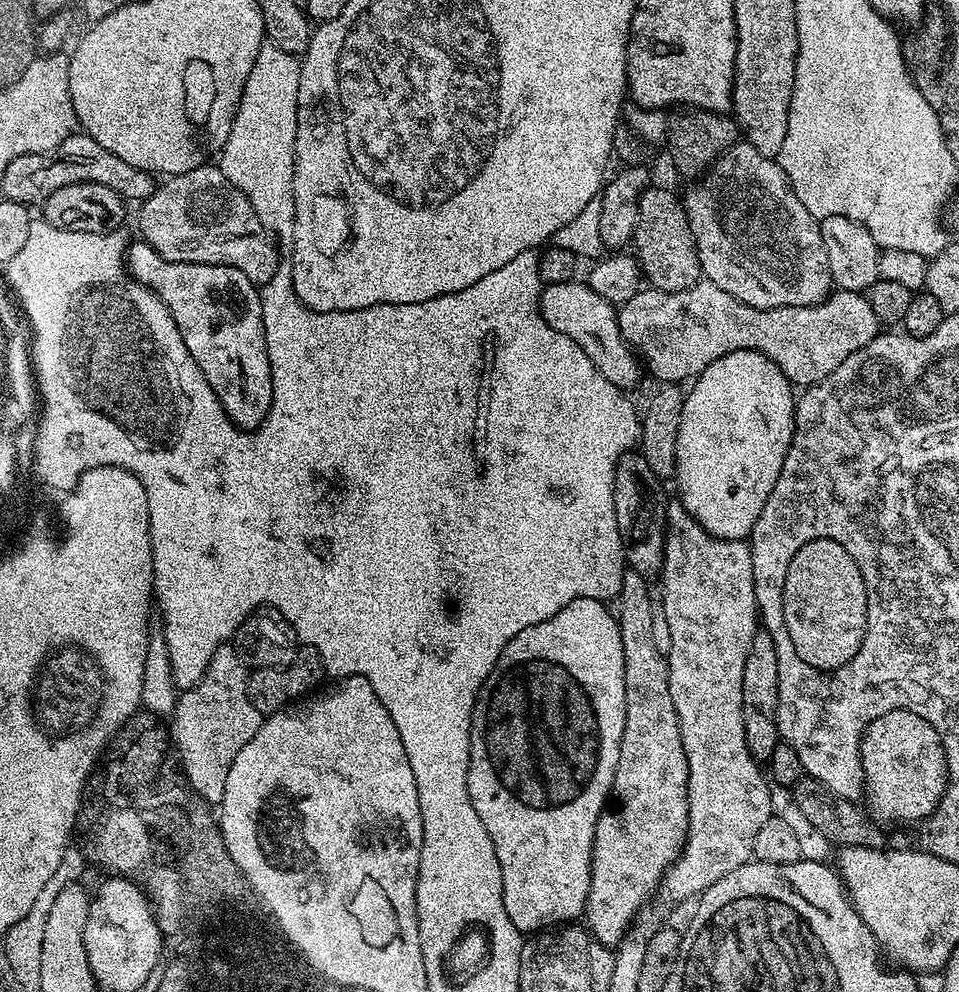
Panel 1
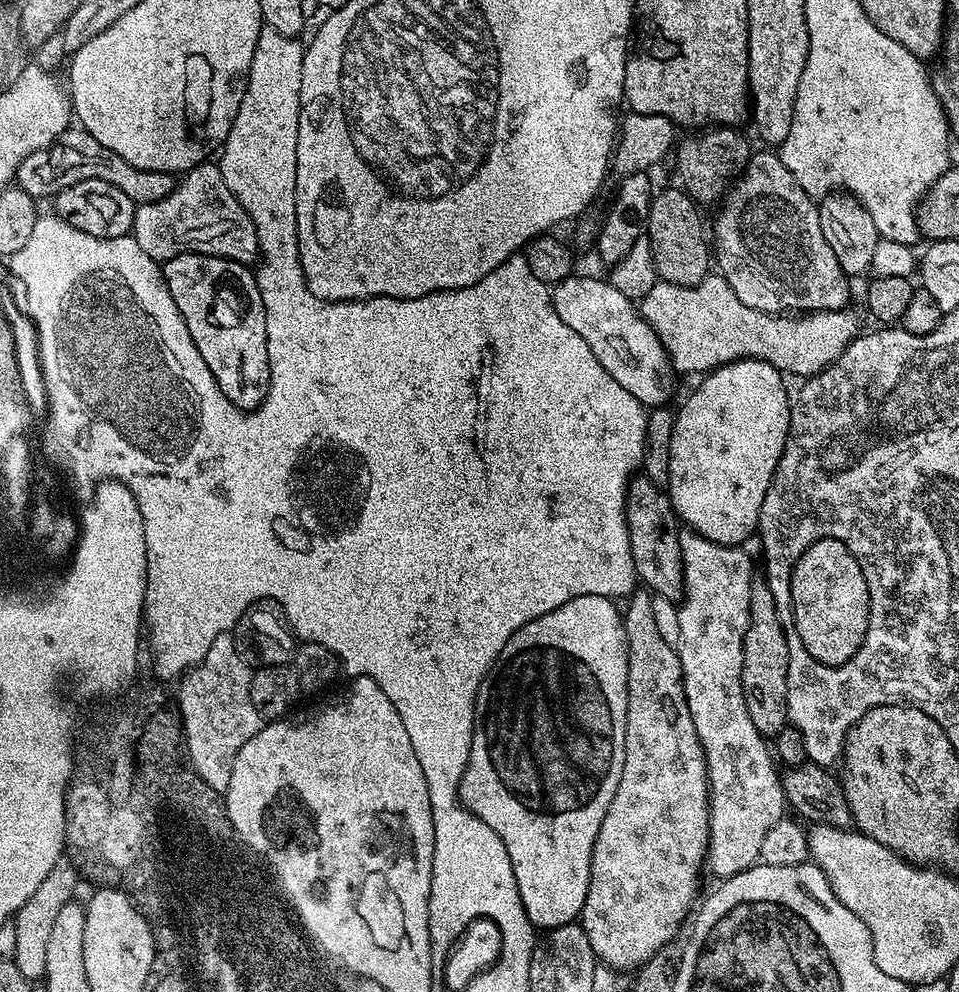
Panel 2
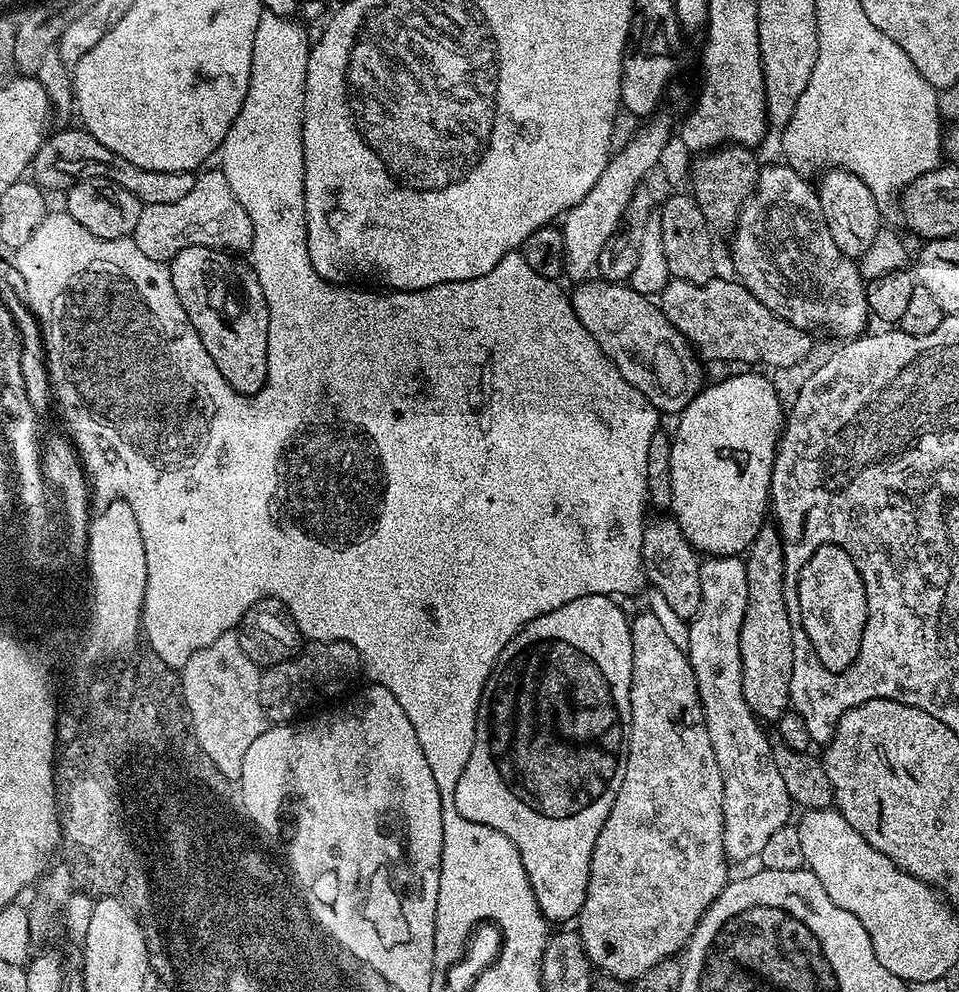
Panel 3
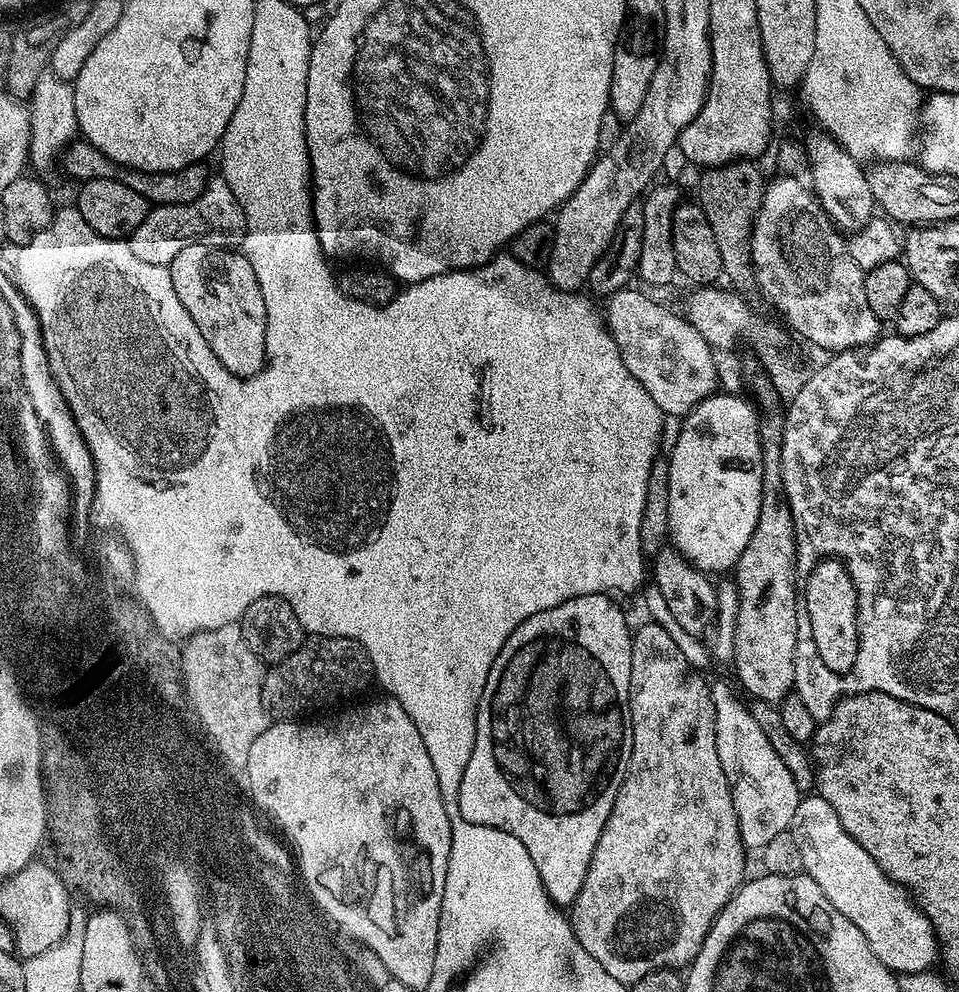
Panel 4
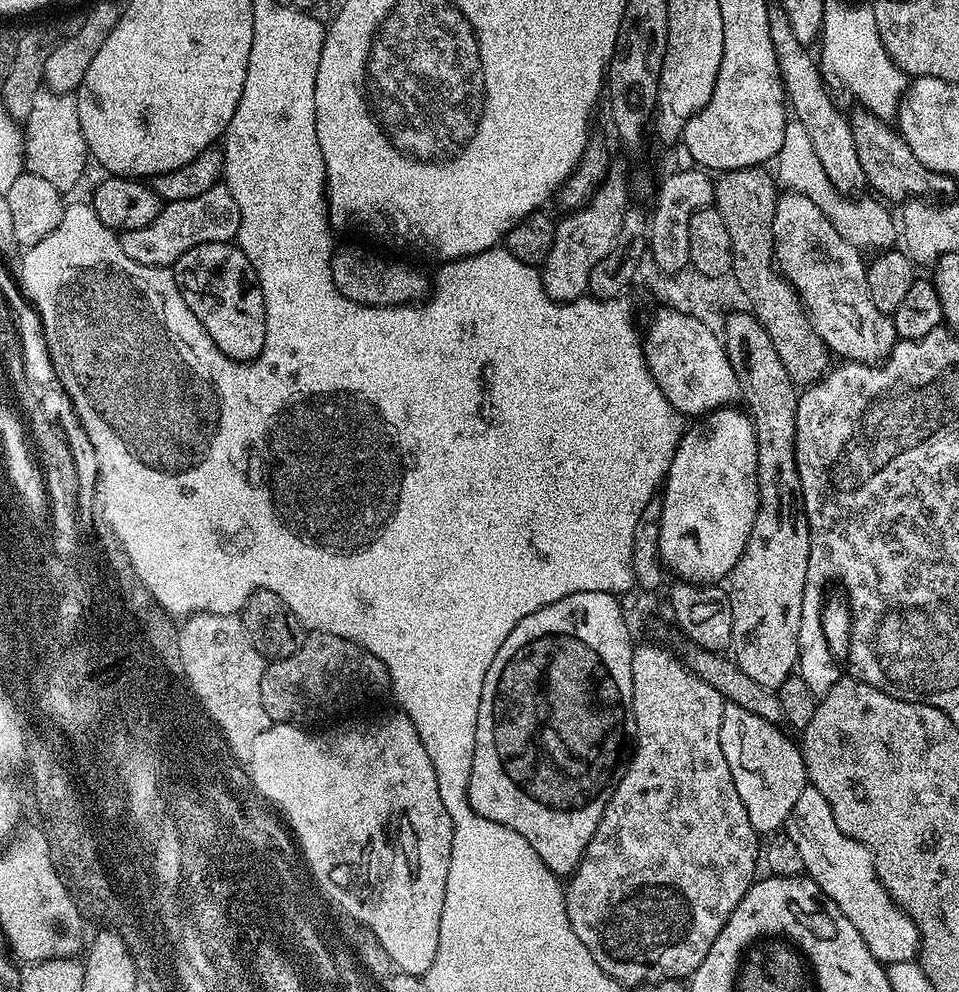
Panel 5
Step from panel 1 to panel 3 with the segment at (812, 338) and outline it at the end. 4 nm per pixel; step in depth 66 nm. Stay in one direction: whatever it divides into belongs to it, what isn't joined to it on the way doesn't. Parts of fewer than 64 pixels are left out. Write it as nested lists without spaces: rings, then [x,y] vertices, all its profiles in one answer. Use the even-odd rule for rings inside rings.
[[[713,278],[710,282],[705,284],[691,284],[685,280],[669,279],[668,285],[663,288],[658,297],[658,305],[661,311],[664,312],[666,319],[668,319],[674,327],[676,327],[681,334],[688,339],[688,343],[692,345],[693,349],[705,361],[708,360],[737,360],[740,366],[760,366],[756,364],[769,364],[772,368],[792,368],[795,364],[800,364],[808,356],[808,351],[812,348],[812,340],[808,337],[809,333],[805,329],[794,326],[790,322],[786,322],[780,316],[775,316],[770,310],[766,310],[766,306],[762,306],[762,302],[758,302],[758,298],[754,298],[754,294],[750,294],[750,290],[746,290],[743,284],[737,282],[735,279],[720,280],[720,278]]]

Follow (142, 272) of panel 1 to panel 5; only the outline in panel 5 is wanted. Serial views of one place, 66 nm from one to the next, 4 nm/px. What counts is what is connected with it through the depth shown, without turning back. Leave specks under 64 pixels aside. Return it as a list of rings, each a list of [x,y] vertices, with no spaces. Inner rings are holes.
[[[210,242],[199,244],[182,254],[170,268],[174,282],[194,314],[196,323],[206,330],[209,341],[232,360],[247,362],[259,356],[266,338],[266,306],[260,289],[260,279],[250,258],[235,243]]]

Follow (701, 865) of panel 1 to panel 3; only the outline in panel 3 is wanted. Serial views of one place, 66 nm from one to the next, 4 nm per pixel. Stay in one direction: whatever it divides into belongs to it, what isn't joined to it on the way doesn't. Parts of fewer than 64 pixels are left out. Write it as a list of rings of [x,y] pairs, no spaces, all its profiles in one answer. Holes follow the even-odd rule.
[[[708,556],[700,562],[702,602],[698,614],[692,617],[689,628],[688,660],[694,670],[699,688],[700,701],[704,707],[706,730],[710,730],[710,746],[714,746],[714,758],[718,758],[718,770],[722,770],[724,783],[724,849],[729,861],[752,860],[760,855],[762,846],[783,824],[789,823],[788,816],[794,811],[790,794],[786,794],[786,782],[778,774],[772,757],[773,741],[763,732],[761,721],[750,710],[742,694],[742,654],[740,635],[742,618],[746,618],[748,583],[746,566],[740,556]]]

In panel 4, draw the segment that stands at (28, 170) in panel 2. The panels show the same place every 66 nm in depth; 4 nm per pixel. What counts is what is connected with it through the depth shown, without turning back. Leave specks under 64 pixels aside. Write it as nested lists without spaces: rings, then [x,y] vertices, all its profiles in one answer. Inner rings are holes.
[[[78,140],[70,144],[68,151],[62,157],[62,166],[67,172],[78,178],[79,181],[92,180],[96,178],[118,179],[132,190],[142,194],[151,205],[160,207],[162,205],[188,205],[195,198],[200,197],[208,185],[210,171],[205,163],[192,164],[180,171],[138,171],[136,169],[121,169],[112,159],[108,158],[100,150],[85,140]]]

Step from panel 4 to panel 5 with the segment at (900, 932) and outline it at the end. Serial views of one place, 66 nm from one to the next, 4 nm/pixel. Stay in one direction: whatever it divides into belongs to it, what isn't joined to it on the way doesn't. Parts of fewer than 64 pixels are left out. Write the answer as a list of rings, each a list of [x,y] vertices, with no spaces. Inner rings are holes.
[[[805,786],[798,802],[794,802],[786,834],[790,842],[798,845],[808,879],[813,880],[830,897],[834,906],[838,906],[838,910],[842,910],[850,922],[854,922],[854,930],[862,934],[862,942],[866,942],[870,954],[874,954],[876,960],[887,966],[894,962],[917,959],[920,931],[916,929],[915,922],[892,901],[876,877],[870,850],[838,830],[830,802],[826,802],[826,798],[822,798],[816,788]]]

